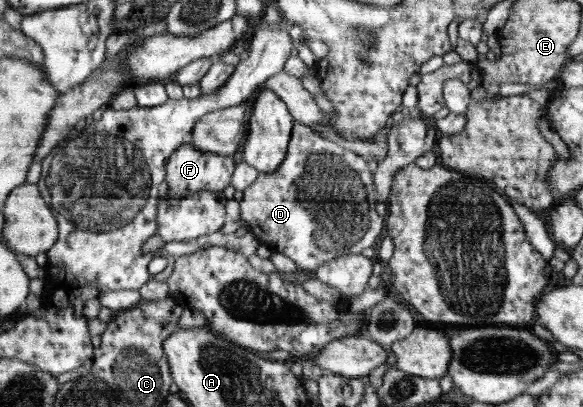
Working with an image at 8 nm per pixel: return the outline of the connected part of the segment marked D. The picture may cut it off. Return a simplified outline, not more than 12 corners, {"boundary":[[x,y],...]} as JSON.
{"boundary":[[294,121],[240,215],[311,274],[384,231],[367,160]]}

